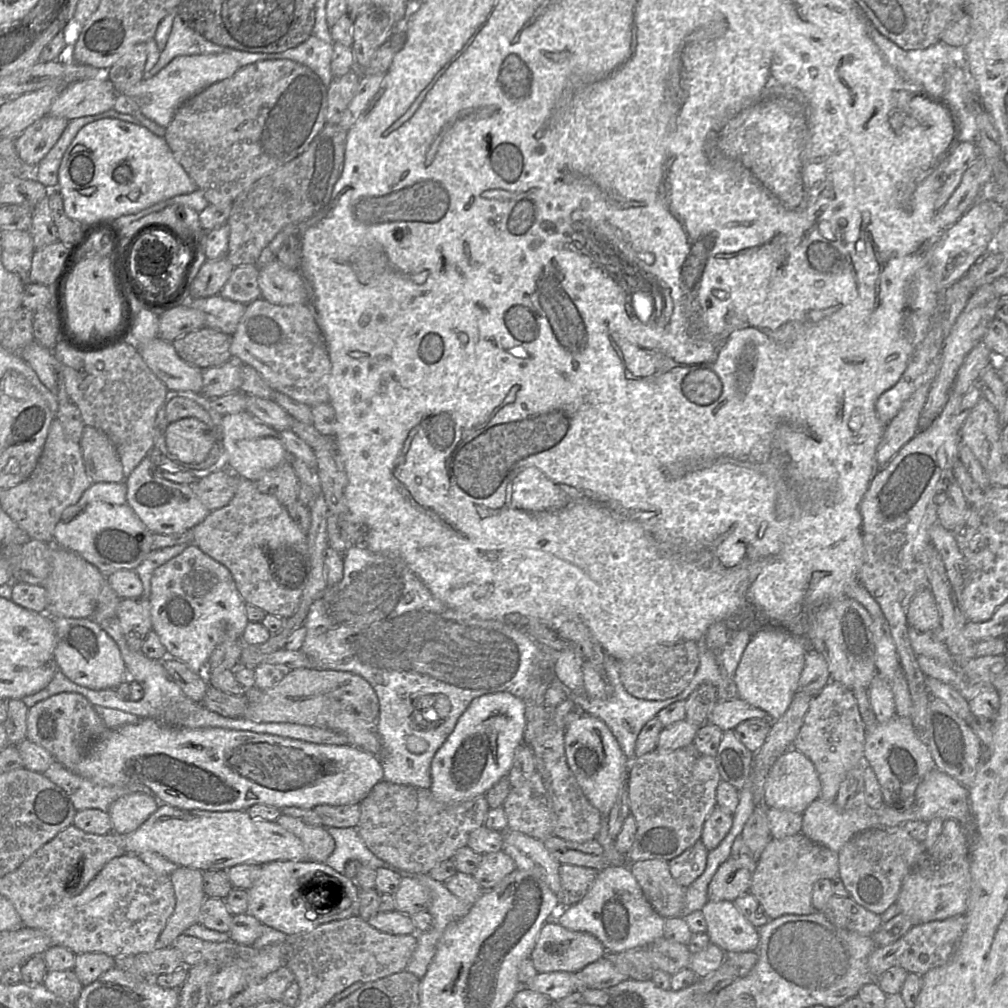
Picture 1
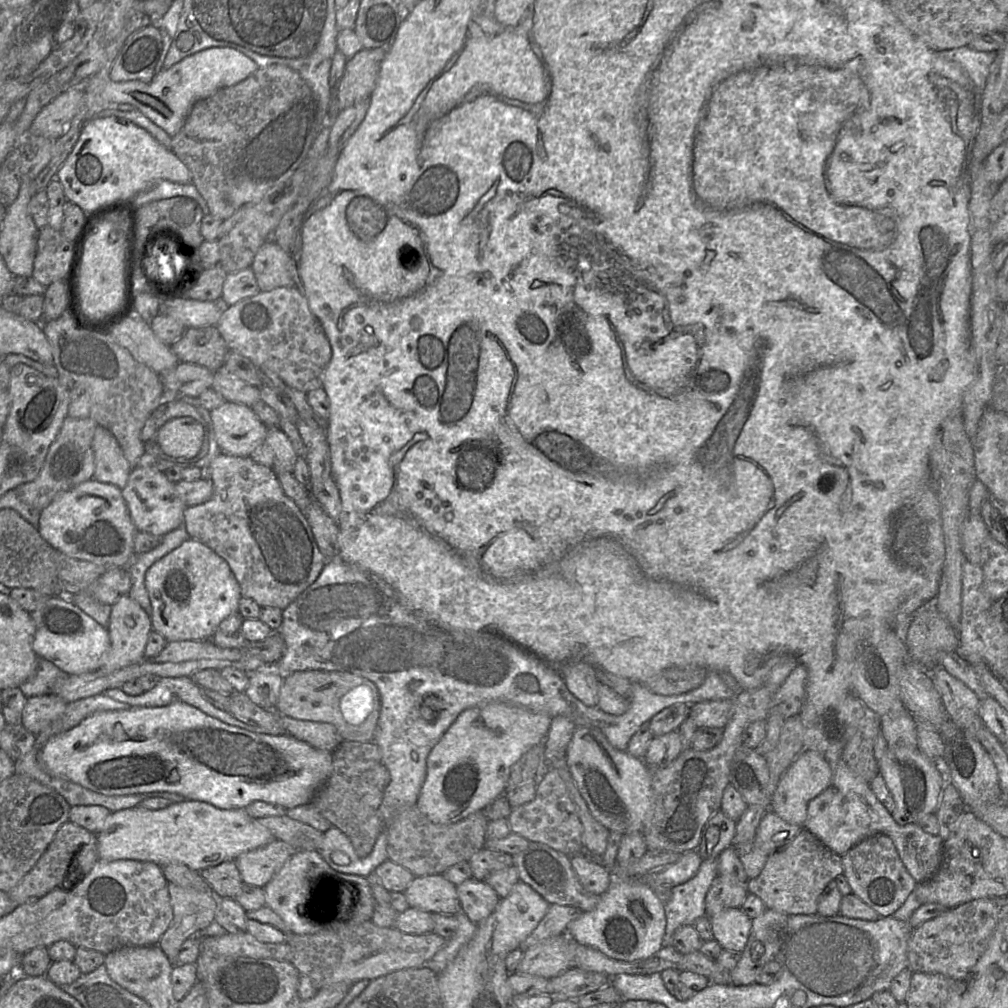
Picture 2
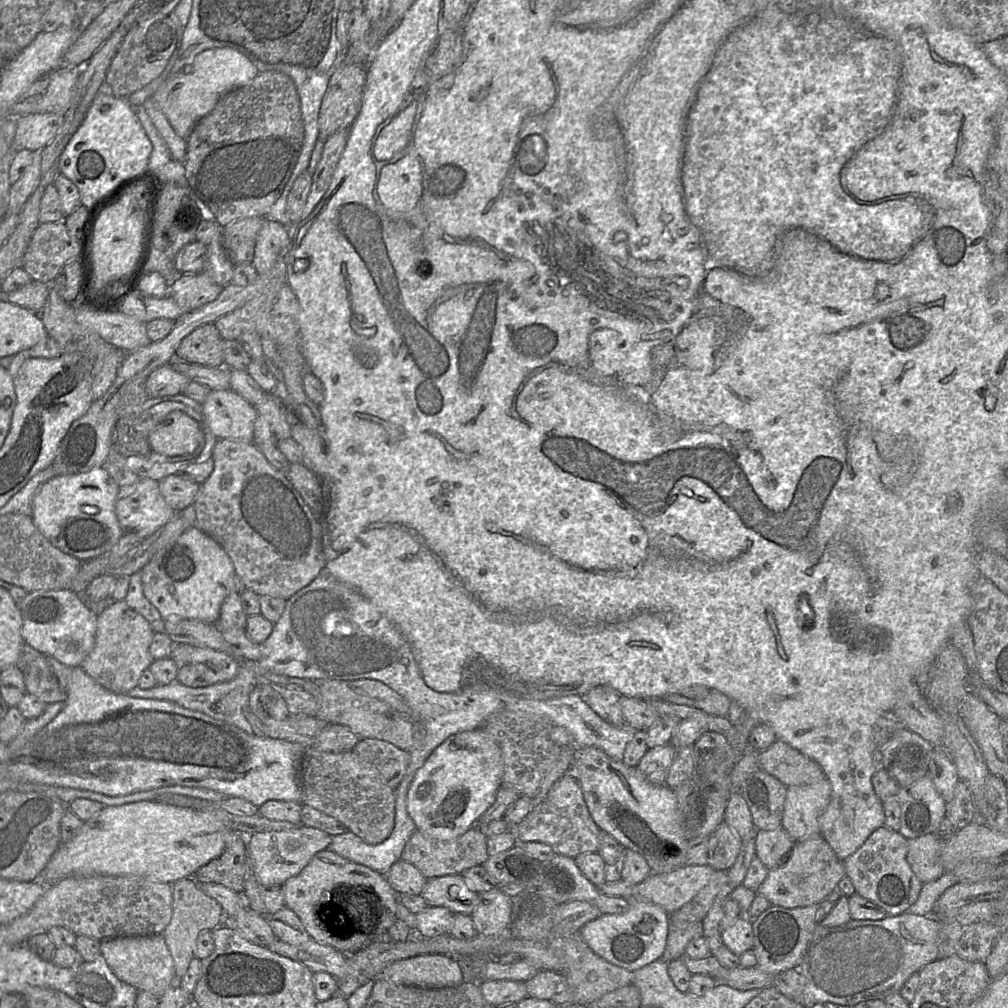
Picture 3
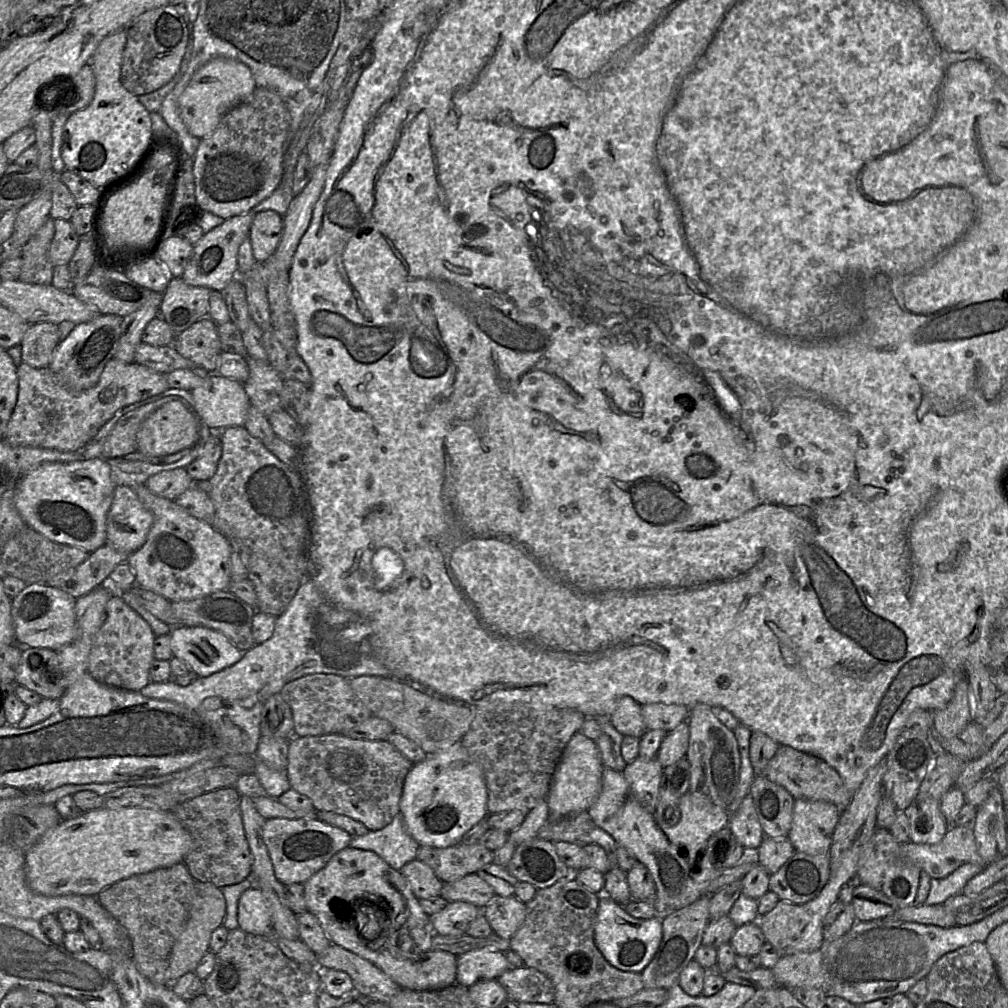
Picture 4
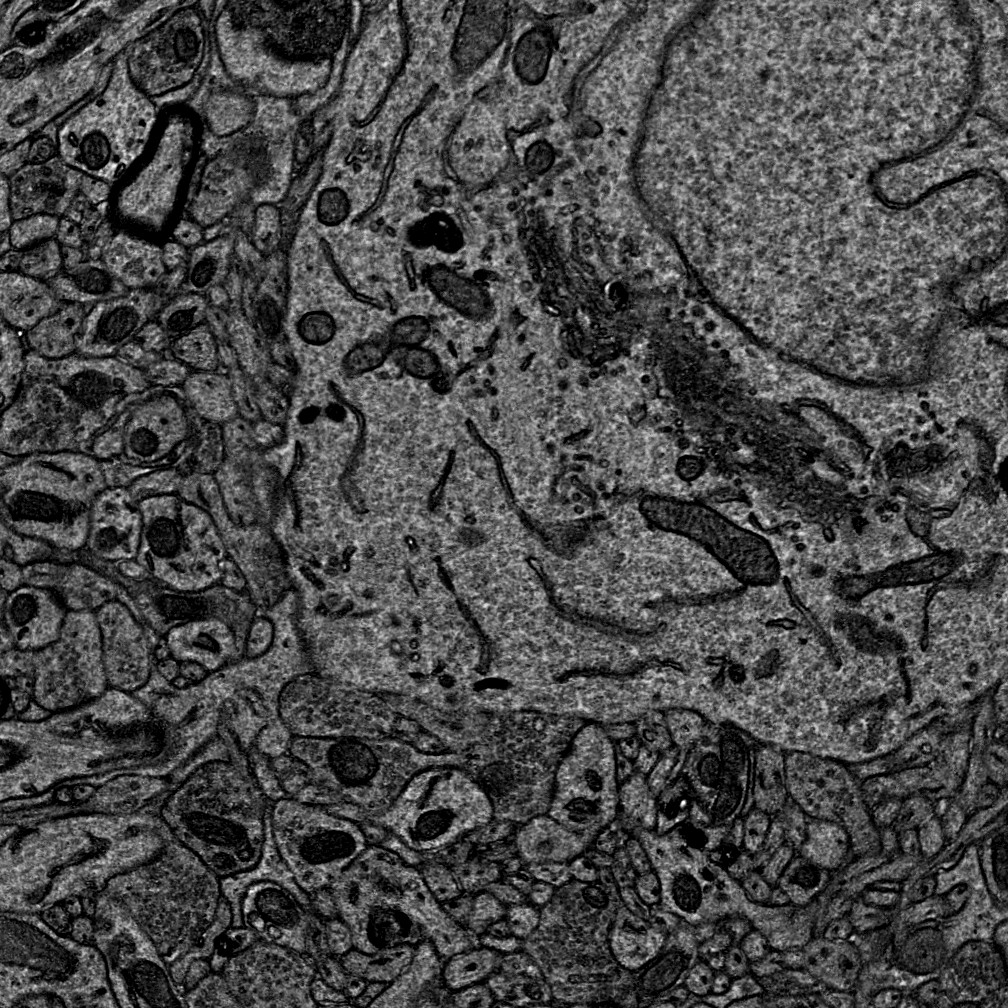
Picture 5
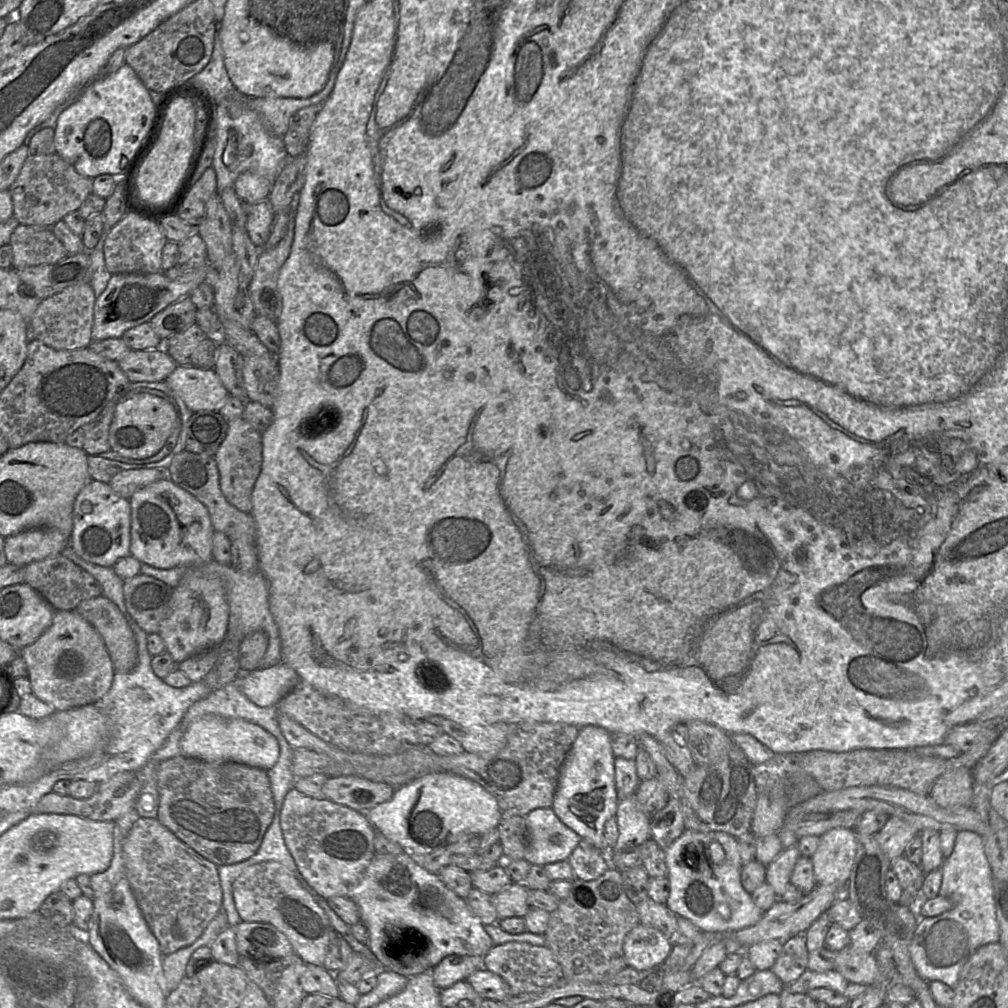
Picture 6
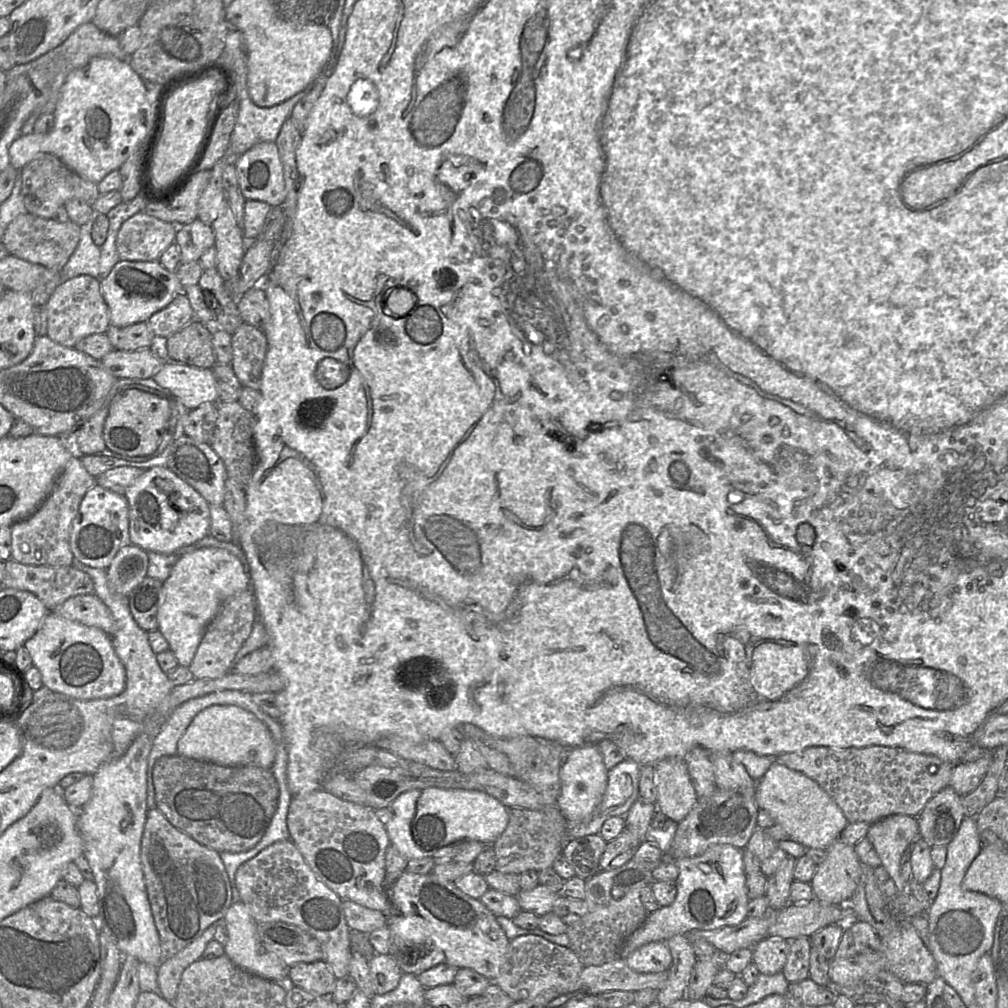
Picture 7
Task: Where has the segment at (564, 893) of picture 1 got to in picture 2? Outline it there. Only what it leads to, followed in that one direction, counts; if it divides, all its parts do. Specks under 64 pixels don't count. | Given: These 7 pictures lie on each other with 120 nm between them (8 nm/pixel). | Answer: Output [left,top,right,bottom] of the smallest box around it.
[570,854,612,895]

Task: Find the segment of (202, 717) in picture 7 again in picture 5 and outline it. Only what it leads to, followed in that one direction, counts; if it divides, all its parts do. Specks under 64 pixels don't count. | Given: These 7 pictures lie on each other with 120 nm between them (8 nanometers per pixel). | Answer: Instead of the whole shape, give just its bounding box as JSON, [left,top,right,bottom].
[254,717,294,759]

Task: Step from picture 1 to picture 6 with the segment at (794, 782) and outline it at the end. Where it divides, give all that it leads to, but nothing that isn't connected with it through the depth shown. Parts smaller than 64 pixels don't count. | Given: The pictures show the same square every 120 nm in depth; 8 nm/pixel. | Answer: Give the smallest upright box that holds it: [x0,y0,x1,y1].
[810,828,855,887]

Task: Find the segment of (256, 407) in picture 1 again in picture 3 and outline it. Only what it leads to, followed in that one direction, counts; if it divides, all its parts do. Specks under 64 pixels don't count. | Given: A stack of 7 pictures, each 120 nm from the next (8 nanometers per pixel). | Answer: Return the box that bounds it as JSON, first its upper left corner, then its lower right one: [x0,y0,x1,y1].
[168,356,230,390]

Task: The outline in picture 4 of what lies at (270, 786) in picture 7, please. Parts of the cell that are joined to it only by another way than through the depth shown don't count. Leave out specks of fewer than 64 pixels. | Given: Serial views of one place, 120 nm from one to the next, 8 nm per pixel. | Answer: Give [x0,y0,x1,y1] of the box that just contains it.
[171,787,252,888]

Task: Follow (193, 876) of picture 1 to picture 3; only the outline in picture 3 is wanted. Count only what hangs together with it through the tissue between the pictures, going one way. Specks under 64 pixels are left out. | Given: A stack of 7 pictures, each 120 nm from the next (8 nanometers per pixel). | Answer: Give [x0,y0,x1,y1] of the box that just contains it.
[163,877,224,978]

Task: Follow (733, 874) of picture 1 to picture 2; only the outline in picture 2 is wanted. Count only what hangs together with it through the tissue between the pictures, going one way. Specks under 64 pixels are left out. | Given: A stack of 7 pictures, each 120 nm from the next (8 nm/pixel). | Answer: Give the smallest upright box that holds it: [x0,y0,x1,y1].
[706,874,748,918]

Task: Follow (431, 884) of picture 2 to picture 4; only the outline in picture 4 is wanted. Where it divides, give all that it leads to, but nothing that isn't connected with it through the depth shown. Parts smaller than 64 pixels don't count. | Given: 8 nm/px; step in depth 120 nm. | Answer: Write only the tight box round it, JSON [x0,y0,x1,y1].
[440,873,495,909]

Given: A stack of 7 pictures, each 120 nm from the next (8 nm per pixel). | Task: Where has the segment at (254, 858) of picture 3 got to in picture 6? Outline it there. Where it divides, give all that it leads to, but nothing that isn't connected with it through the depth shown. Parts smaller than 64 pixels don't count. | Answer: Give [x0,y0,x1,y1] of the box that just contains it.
[280,787,377,899]

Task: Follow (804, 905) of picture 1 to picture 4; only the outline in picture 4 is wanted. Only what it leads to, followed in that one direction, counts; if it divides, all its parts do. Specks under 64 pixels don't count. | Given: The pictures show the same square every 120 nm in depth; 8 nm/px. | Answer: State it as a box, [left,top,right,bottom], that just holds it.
[769,851,829,904]

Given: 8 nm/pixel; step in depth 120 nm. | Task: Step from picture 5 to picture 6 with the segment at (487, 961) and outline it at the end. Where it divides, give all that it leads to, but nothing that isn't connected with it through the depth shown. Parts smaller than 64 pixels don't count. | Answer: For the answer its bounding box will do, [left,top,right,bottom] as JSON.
[431,956,482,990]

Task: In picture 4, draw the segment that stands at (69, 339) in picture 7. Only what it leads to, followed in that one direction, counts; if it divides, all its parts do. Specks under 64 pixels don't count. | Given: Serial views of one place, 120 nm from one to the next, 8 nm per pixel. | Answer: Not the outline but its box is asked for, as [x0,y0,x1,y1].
[21,322,61,368]

